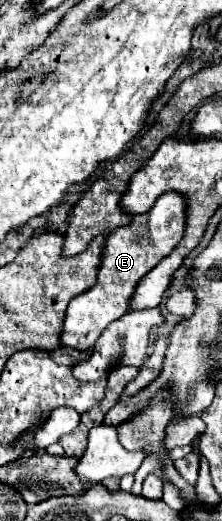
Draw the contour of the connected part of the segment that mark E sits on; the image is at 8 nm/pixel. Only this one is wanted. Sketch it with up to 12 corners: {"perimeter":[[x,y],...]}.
{"perimeter":[[161,195],[111,231],[97,281],[71,299],[61,343],[77,351],[127,313],[139,279],[185,229],[185,199]]}

